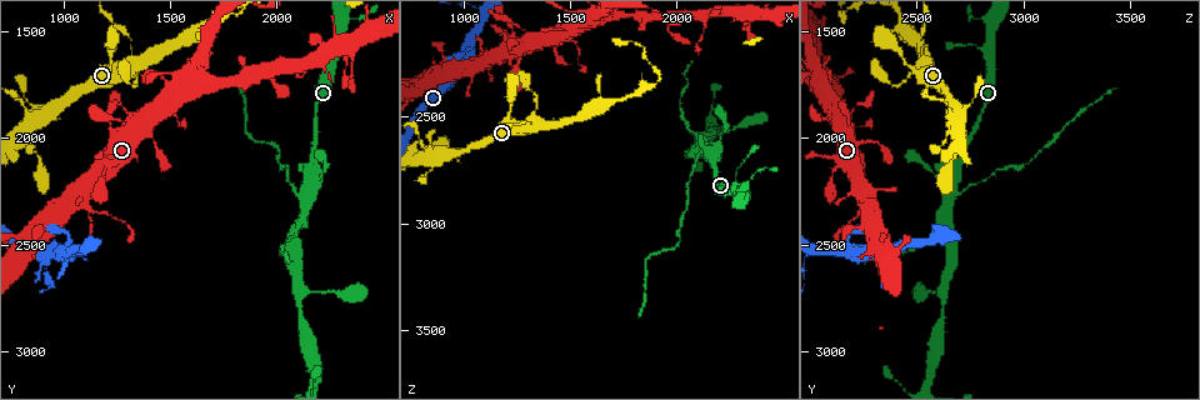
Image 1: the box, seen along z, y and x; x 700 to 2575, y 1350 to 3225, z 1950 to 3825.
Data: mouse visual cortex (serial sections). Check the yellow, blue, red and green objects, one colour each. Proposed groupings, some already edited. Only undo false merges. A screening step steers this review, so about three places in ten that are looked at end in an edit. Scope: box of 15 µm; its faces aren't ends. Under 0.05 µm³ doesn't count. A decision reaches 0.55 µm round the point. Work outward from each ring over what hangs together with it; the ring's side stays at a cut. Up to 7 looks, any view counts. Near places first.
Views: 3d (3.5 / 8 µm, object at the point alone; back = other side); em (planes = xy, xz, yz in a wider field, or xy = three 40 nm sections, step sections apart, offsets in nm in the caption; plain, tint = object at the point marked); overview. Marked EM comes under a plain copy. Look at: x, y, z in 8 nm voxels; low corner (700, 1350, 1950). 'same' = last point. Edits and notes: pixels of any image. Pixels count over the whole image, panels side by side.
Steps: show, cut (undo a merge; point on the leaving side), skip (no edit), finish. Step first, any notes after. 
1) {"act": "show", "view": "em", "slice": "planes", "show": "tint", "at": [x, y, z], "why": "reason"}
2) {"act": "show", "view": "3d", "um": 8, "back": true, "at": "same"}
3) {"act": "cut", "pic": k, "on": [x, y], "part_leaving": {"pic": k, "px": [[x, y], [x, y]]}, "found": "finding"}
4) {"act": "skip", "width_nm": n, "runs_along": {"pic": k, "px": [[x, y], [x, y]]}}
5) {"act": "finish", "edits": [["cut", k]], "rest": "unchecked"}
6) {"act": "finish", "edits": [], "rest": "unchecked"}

{"act": "show", "view": "3d", "um": 3.5, "at": [2120, 2810, 2630], "why": "thick turns thin"}

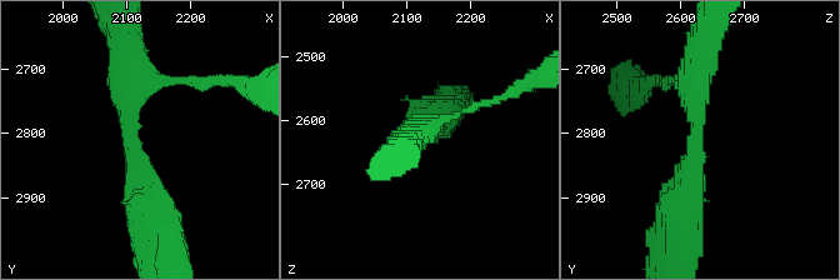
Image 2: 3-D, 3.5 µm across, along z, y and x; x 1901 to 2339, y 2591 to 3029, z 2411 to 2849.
{"act": "show", "view": "em", "slice": "xy", "step": 5, "show": "tint", "at": [2105, 2815, 2625], "why": "shape alone is not enough"}

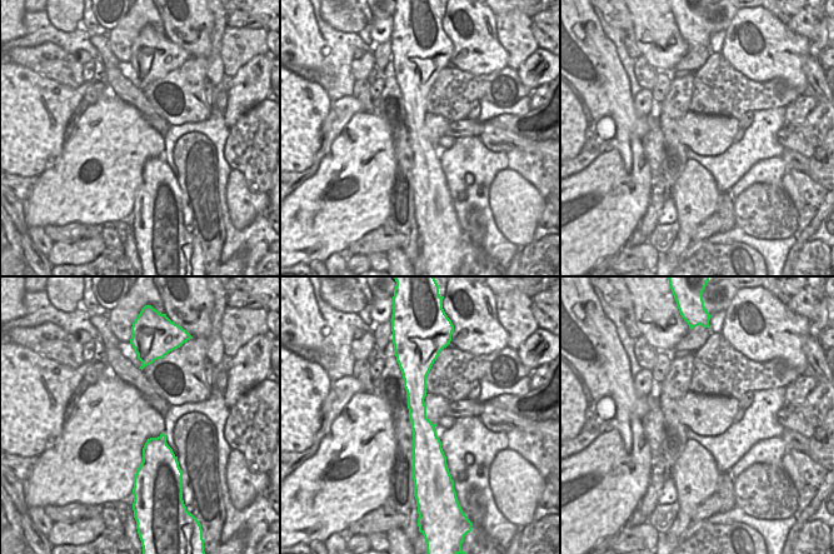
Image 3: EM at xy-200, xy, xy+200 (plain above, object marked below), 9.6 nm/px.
{"act": "skip", "runs_along": {"pic": 2, "px": [[698, 55], [695, 155], [681, 221]]}, "found": "continuous, no second cell"}

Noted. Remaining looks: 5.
{"act": "show", "view": "3d", "um": 3.5, "at": [2090, 2250, 2710], "why": "sudden change in width"}

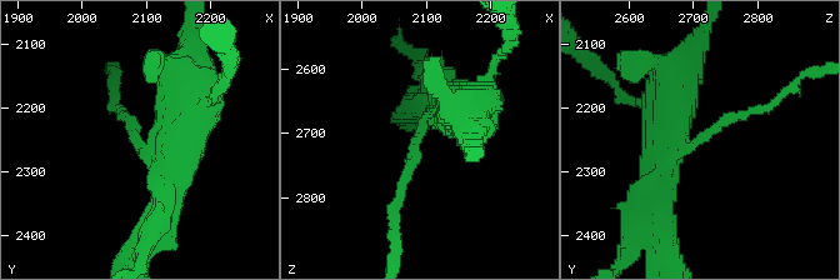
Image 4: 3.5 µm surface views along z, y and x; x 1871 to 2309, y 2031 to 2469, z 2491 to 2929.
{"act": "show", "view": "em", "slice": "planes", "show": "tint", "at": [2080, 2250, 2715], "arm_widths_nm": [150, 500]}

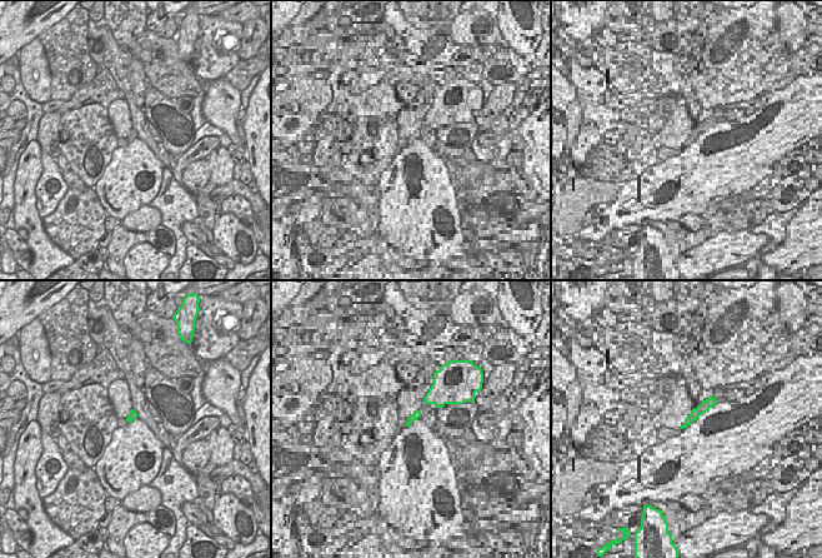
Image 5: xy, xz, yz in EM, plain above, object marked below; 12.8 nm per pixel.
{"act": "cut", "pic": 4, "on": [726, 120], "part_leaving": {"pic": 4, "px": [[695, 145], [790, 88]]}, "found": "two cells meet here"}

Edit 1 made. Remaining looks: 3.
{"act": "show", "view": "overview", "why": "see it whole again"}

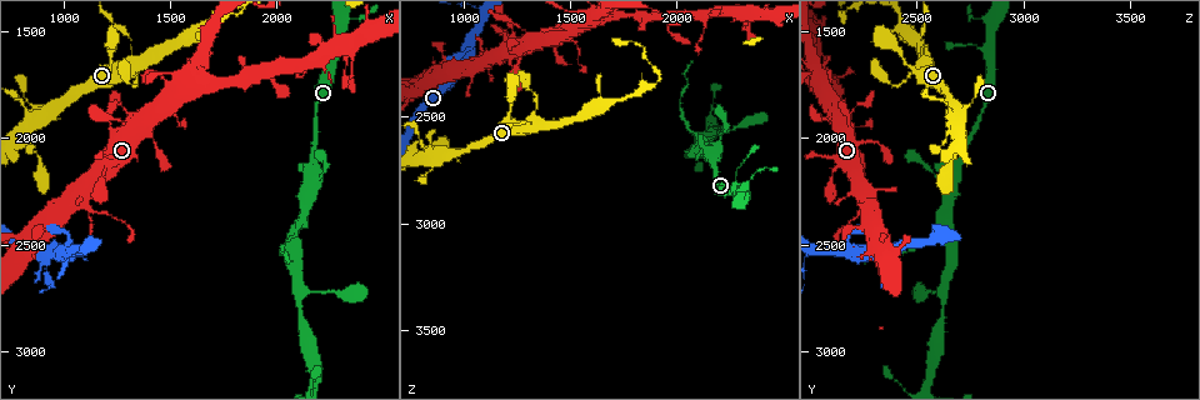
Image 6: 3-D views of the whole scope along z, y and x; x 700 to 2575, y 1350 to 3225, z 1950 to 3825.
{"act": "show", "view": "3d", "um": 3.5, "at": [1330, 1680, 2520], "why": "thin arm on a thick one"}

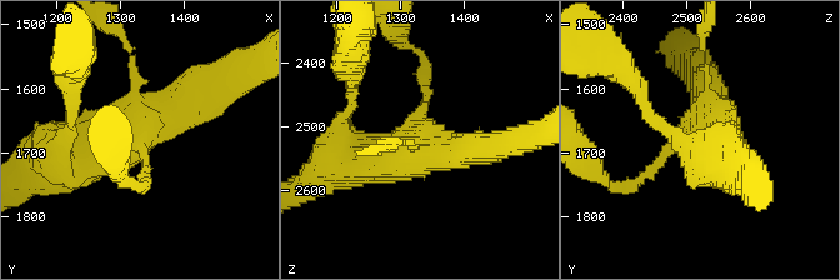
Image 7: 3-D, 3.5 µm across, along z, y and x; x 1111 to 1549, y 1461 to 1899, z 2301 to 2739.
{"act": "show", "view": "em", "slice": "xy", "step": 2, "show": "tint", "at": [1320, 1685, 2515], "arms": 4, "arm_widths_nm": [100, 150, 350, 600], "why": "now the EM"}

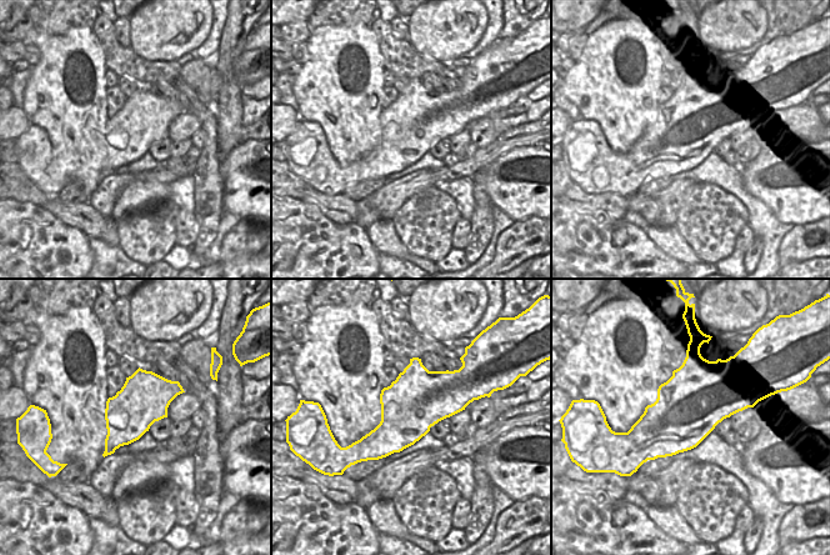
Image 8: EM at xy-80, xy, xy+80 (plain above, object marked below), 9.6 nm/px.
{"act": "skip", "runs_along": {"pic": 7, "px": [[49, 156], [115, 141], [199, 84]]}, "found": "continuous, no second cell"}

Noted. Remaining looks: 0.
{"act": "finish", "edits": [["cut", 4]], "rest": "unchecked"}

